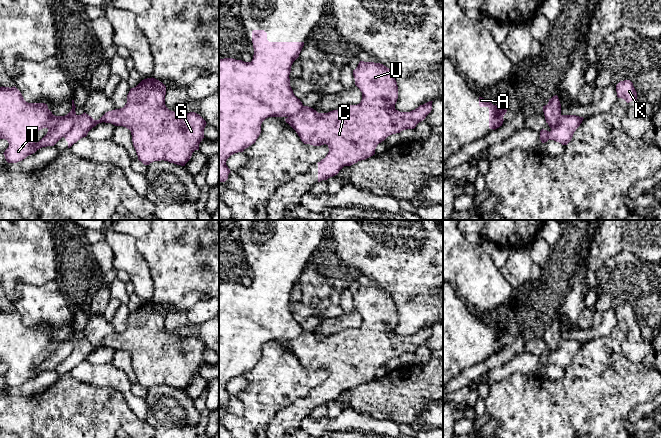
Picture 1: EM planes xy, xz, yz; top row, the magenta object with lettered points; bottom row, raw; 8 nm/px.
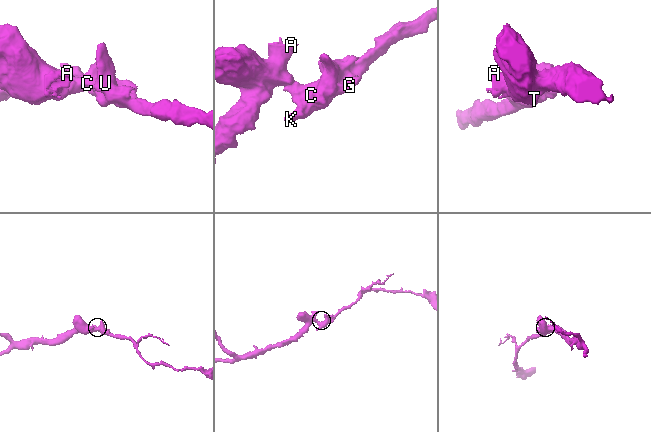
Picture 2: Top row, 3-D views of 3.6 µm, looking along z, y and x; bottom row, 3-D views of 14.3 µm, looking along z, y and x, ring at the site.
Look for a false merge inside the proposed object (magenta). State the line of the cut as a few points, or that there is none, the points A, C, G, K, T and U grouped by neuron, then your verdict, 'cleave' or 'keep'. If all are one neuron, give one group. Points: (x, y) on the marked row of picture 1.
cut xy (76, 115), (73, 125), (63, 136); groups A T / C G K U; cleave

